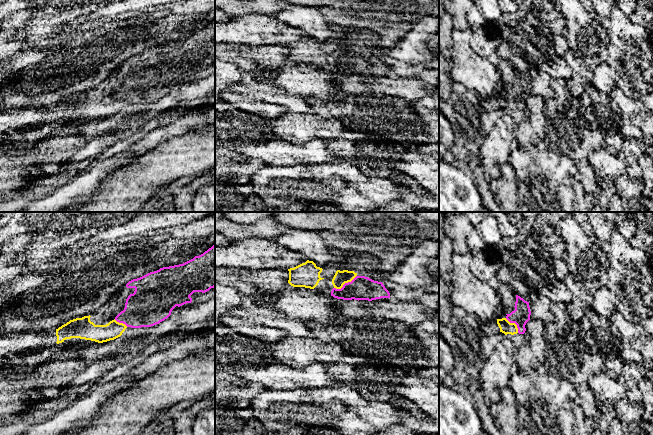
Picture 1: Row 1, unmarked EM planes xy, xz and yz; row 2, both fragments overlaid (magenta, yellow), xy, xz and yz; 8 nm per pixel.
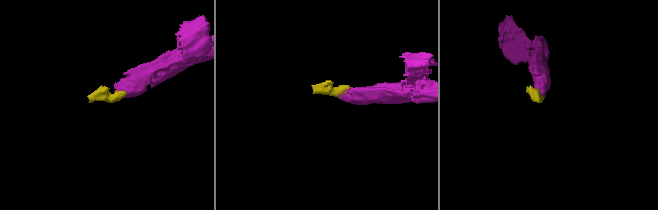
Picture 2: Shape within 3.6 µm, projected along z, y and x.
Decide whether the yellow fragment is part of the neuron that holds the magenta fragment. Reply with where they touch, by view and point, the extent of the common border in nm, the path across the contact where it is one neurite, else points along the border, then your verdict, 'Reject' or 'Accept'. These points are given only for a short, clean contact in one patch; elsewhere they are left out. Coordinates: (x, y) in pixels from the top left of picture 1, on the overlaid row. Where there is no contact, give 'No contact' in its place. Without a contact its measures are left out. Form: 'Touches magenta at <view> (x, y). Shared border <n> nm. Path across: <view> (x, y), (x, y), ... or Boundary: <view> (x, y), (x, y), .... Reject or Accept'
Touches magenta at xz (345, 283). Shared border 220 nm. Path across: xz (360, 288), (345, 283), (340, 278). Accept

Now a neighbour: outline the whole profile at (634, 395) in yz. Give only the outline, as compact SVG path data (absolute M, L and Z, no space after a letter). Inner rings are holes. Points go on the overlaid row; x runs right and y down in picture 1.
M623 362L623 368L618 379L620 385L626 391L627 398L632 403L639 403L642 404L643 402L643 395L636 383L636 381L632 378L629 374L629 367L634 364L638 367L637 364L632 362Z

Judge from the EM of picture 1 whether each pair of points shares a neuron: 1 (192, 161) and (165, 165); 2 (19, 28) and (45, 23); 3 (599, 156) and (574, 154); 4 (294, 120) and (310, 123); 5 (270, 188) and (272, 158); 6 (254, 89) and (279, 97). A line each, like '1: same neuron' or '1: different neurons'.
1: same neuron
2: different neurons
3: different neurons
4: same neuron
5: different neurons
6: same neuron

